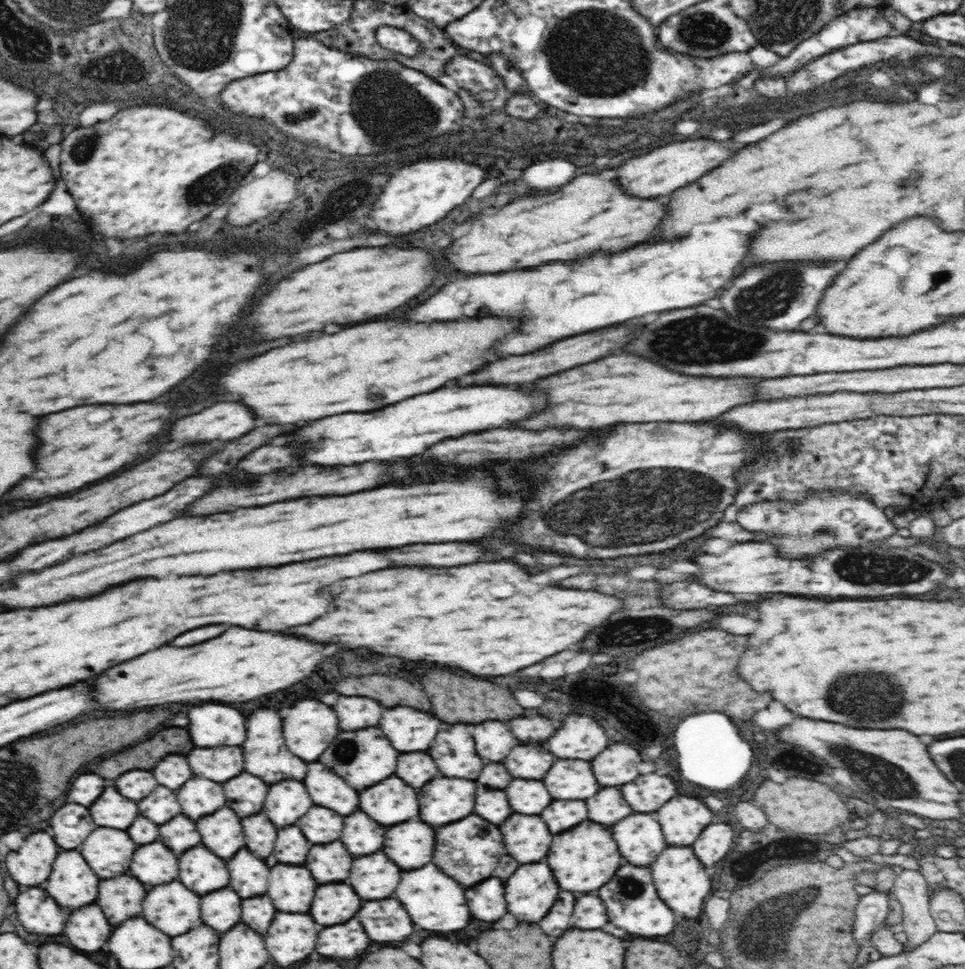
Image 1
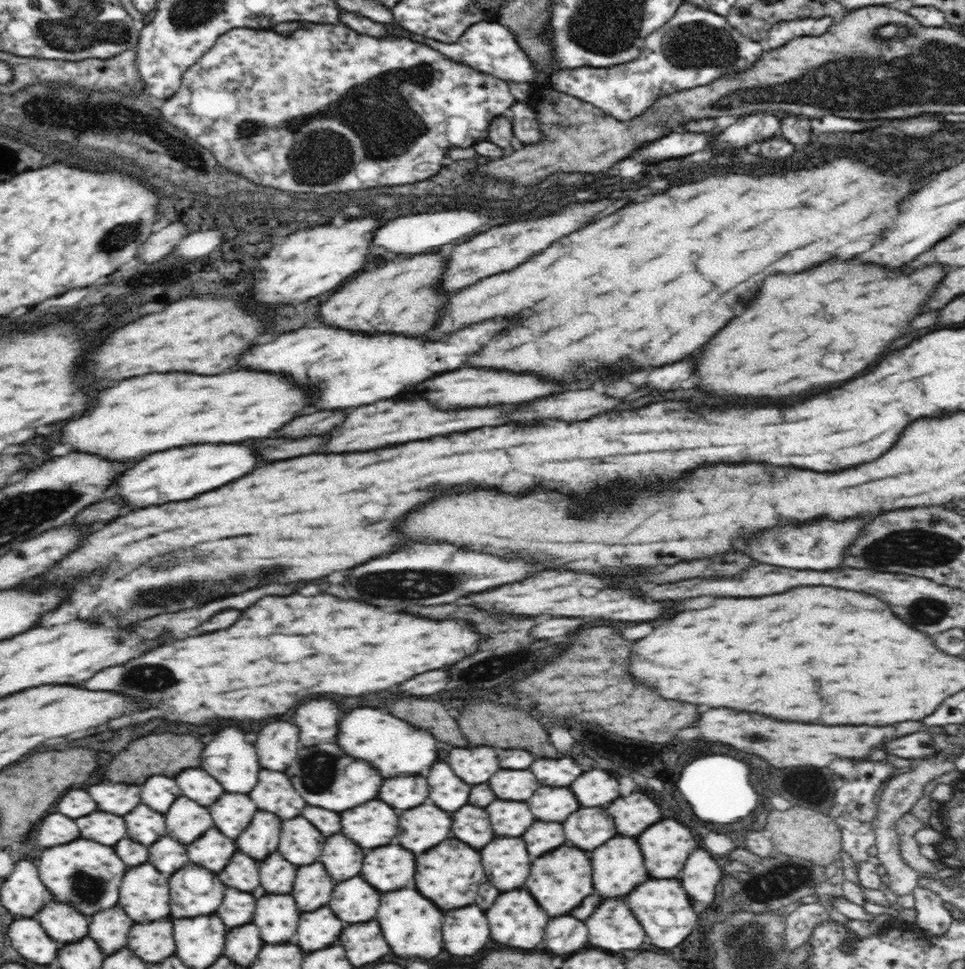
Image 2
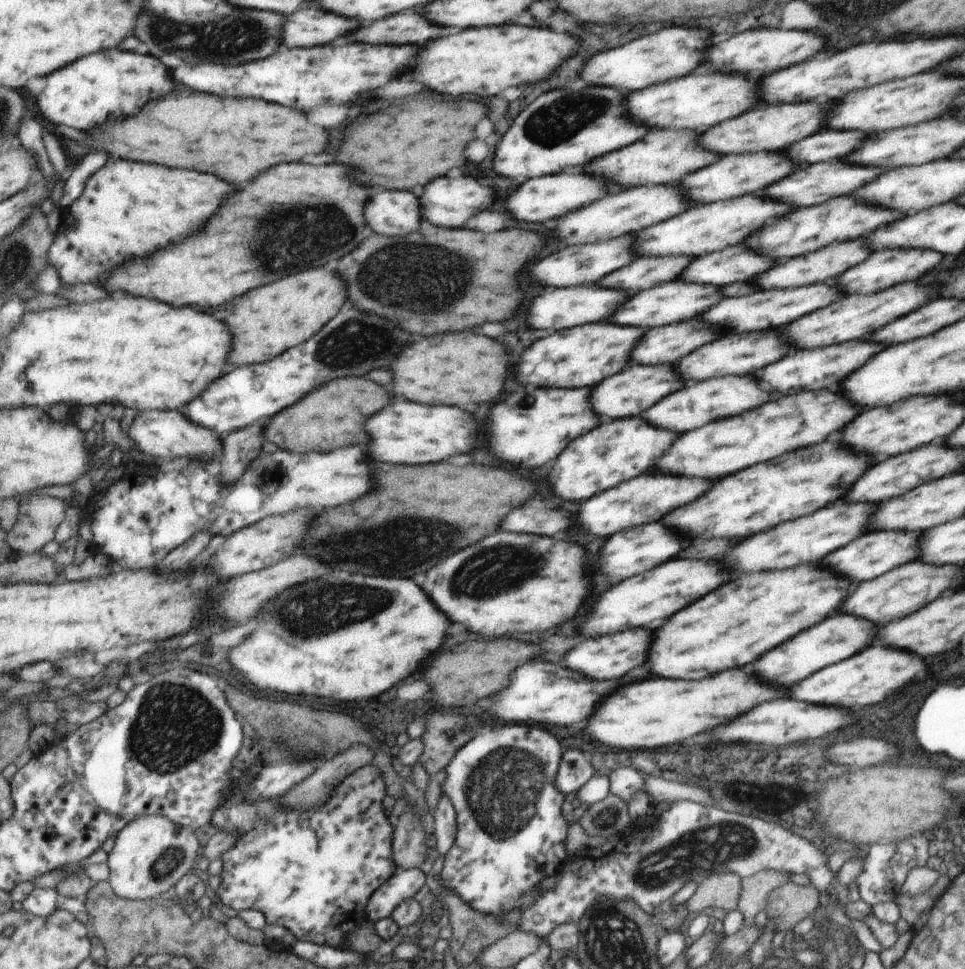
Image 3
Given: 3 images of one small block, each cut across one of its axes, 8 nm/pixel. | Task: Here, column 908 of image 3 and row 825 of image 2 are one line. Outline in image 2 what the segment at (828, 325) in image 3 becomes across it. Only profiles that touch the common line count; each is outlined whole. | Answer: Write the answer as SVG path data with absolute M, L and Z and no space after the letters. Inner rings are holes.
M300 816L282 822L278 852L288 862L296 866L304 866L304 864L312 864L312 860L318 860L318 856L322 854L320 842L322 842L320 832L306 818Z

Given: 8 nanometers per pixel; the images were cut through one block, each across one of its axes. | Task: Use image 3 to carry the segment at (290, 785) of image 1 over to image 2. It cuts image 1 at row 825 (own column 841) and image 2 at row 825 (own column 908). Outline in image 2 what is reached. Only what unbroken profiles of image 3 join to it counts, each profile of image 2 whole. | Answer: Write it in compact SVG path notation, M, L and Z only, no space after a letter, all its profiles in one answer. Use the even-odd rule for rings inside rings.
M258 812L252 818L252 824L240 834L236 846L242 852L248 852L254 860L264 860L272 852L276 852L278 838L280 838L280 818L270 812Z

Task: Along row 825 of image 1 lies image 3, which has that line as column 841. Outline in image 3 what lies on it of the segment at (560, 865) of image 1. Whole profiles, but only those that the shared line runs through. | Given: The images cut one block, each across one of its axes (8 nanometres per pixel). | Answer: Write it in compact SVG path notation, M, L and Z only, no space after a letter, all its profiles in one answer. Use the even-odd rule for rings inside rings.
M815 566L775 572L739 574L719 592L703 596L657 626L655 644L647 652L647 670L655 678L697 680L753 662L769 648L833 614L849 584Z

